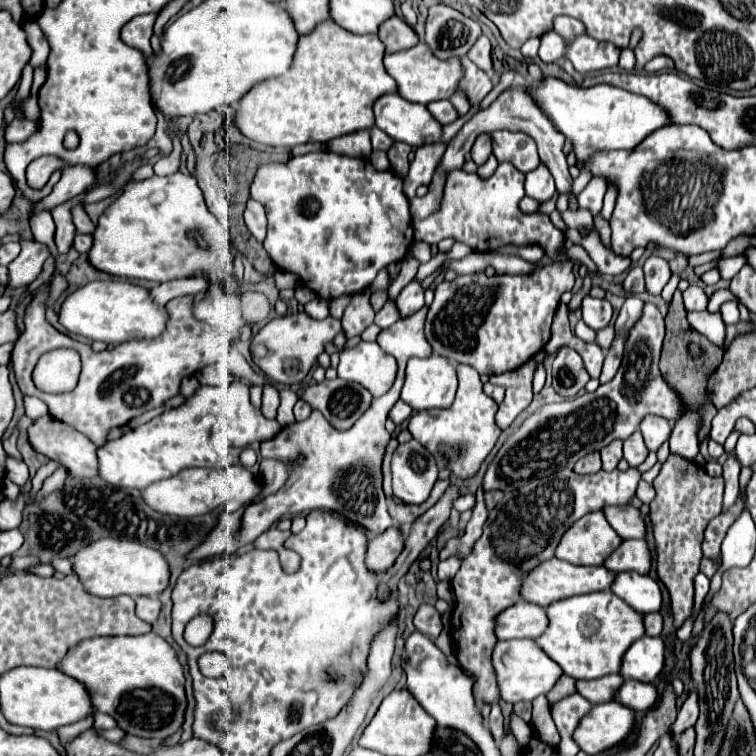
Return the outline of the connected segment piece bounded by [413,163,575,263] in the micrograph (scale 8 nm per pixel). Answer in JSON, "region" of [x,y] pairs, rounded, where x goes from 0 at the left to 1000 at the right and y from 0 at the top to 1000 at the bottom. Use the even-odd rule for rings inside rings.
{"region":[[[660,216],[647,237],[636,237],[631,229],[615,229],[612,224],[594,229],[581,282],[549,292],[549,316],[575,324],[589,313],[599,313],[626,332],[649,332],[665,324],[716,324],[726,343],[759,348],[759,343],[737,335],[739,327],[745,327],[745,308],[731,300],[724,284],[694,284],[687,279],[687,266],[694,259],[693,239],[694,231],[676,216]]]}

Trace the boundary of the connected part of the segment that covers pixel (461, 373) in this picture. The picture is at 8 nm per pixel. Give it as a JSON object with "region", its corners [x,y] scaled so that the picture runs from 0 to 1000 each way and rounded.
{"region":[[[604,483],[604,499],[607,515],[599,536],[591,541],[565,541],[546,546],[541,554],[541,573],[570,599],[581,620],[591,618],[599,631],[623,634],[655,591],[663,567],[655,560],[657,533],[639,520],[634,493],[620,483]]]}

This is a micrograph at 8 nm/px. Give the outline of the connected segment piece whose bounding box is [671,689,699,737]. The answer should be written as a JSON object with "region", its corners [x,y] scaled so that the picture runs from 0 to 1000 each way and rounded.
{"region":[[[917,911],[911,917],[911,922],[906,925],[906,930],[901,933],[896,954],[888,959],[888,970],[893,970],[893,975],[901,972],[906,964],[911,964],[914,959],[919,959],[922,948],[925,948],[925,922],[922,922],[922,914]]]}

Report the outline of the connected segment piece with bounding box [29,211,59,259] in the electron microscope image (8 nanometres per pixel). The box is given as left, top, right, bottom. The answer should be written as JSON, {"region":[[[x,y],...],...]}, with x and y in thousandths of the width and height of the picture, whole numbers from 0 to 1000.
{"region":[[[57,279],[52,284],[44,284],[41,287],[41,306],[44,306],[44,316],[52,319],[54,324],[60,324],[67,335],[70,343],[78,340],[78,332],[73,327],[73,319],[70,319],[70,311],[73,311],[73,295],[70,295],[70,287],[65,279]]]}

